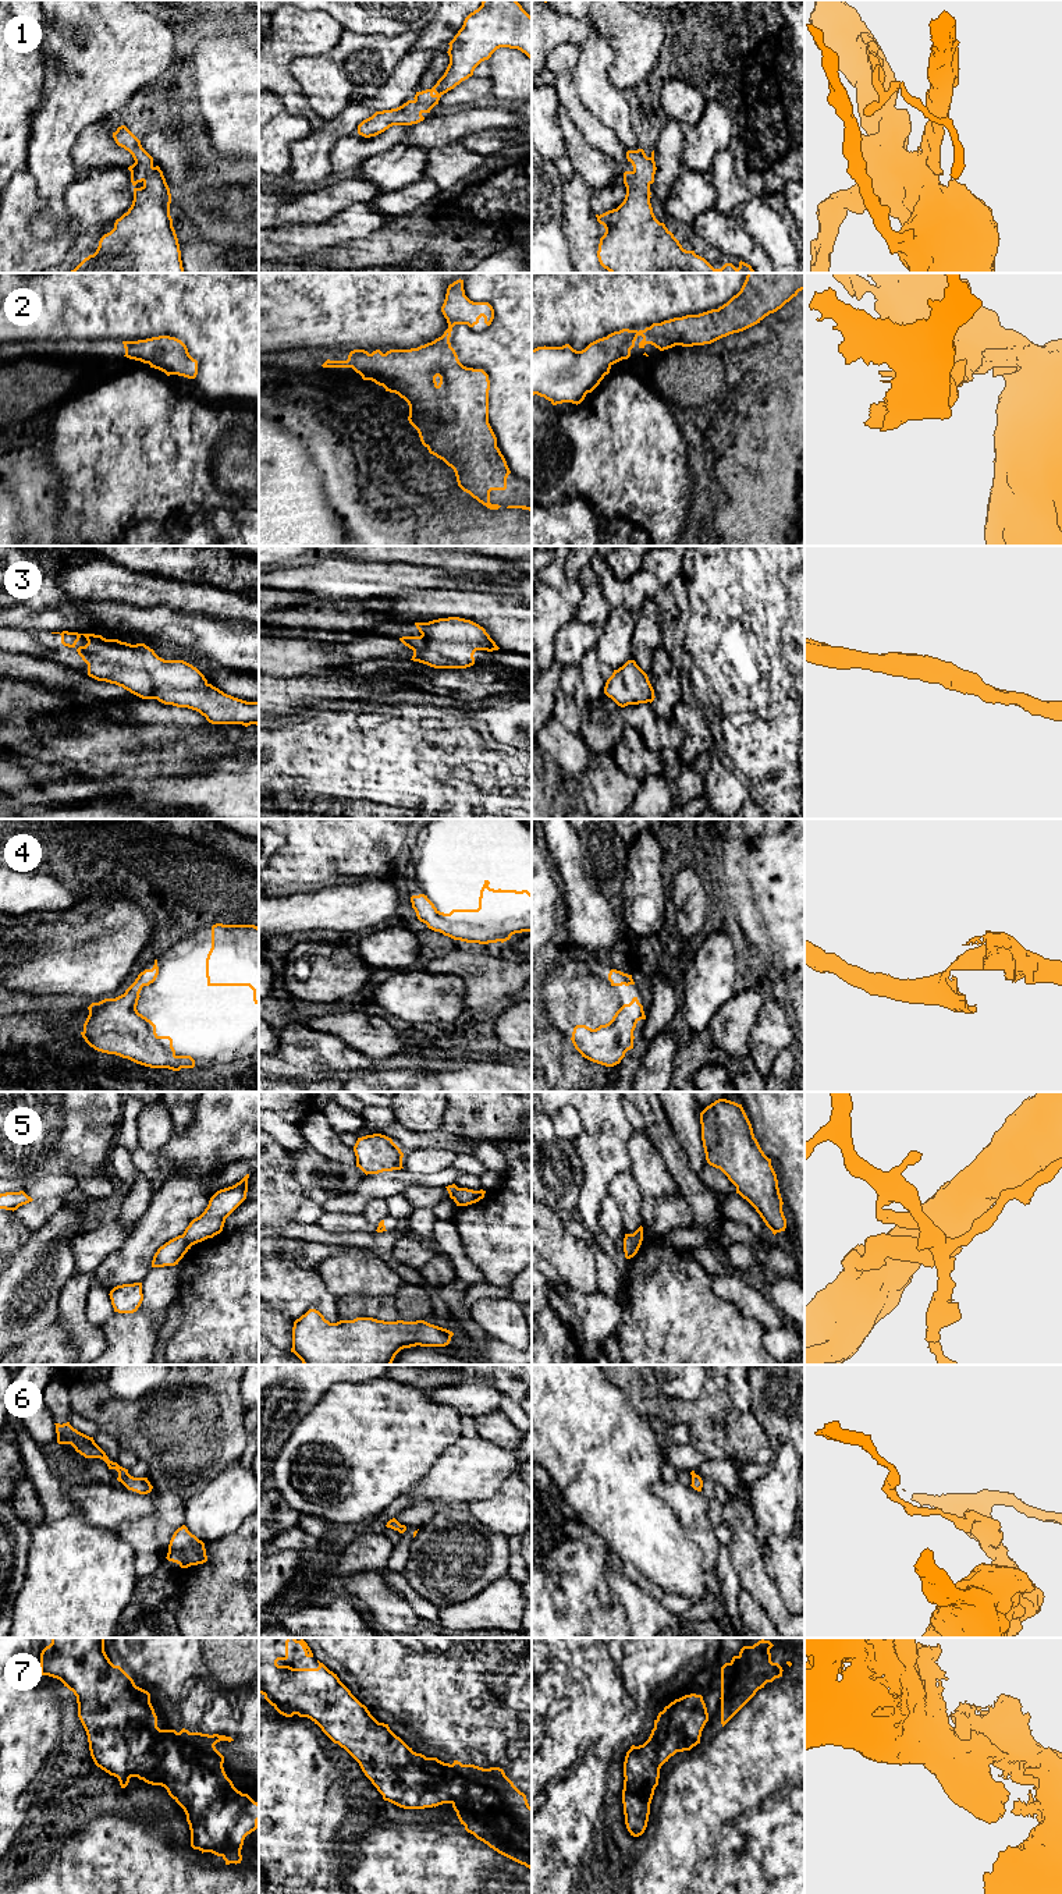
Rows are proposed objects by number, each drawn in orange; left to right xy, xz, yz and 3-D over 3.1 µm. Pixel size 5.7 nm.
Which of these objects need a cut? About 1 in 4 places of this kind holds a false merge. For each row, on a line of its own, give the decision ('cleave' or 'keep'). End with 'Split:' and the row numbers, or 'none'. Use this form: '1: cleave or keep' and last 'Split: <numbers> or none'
1: keep
2: keep
3: keep
4: keep
5: cleave
6: cleave
7: keep
Split: 5, 6

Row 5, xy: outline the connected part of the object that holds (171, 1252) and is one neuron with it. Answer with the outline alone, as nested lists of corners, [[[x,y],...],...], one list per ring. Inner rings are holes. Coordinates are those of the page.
[[[178,1235],[157,1249],[153,1256],[152,1267],[175,1266],[191,1249],[191,1244],[182,1235]]]

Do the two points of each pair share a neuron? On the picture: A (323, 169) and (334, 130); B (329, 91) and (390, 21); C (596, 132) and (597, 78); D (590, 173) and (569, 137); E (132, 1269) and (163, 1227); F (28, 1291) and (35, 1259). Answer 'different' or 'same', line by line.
A: same
B: different
C: different
D: same
E: same
F: same

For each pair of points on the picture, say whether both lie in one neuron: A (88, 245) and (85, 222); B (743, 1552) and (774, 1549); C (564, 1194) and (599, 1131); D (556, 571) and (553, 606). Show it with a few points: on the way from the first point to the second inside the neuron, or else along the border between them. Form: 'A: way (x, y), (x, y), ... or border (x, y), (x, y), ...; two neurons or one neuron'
A: border (114, 219), (100, 222), (80, 233); two neurons
B: border (759, 1545), (764, 1570), (774, 1581); two neurons
C: border (571, 1142), (581, 1163), (579, 1195); two neurons
D: border (546, 582), (574, 610); two neurons

